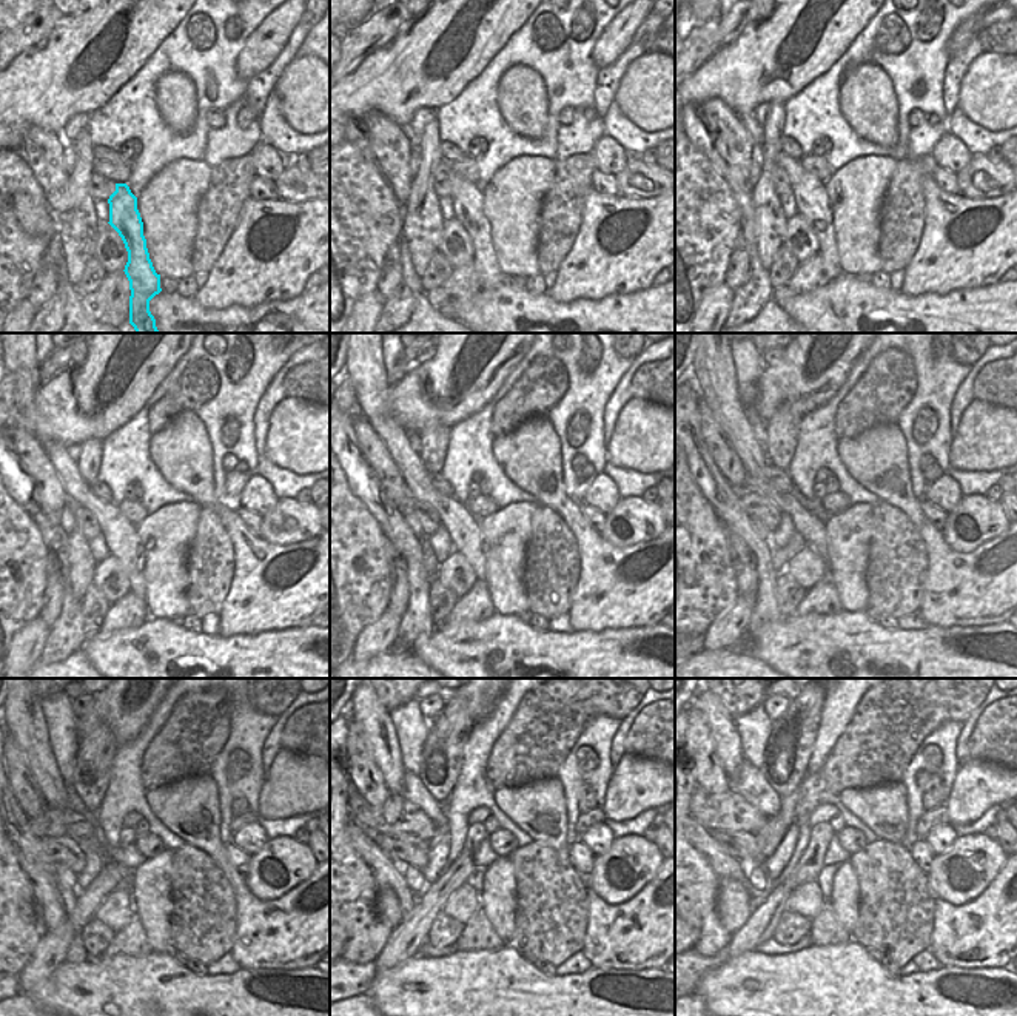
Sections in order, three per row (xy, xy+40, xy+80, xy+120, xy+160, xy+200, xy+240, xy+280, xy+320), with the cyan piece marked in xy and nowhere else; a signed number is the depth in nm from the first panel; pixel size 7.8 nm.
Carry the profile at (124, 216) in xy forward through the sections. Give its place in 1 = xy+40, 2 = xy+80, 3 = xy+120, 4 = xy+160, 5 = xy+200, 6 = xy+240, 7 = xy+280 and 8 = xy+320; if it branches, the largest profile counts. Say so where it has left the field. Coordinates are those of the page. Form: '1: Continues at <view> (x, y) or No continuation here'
1: Continues at xy+40 (466, 196)
2: Continues at xy+80 (811, 196)
3: Continues at xy+120 (119, 532)
4: Continues at xy+160 (365, 369)
5: Continues at xy+200 (717, 386)
6: Continues at xy+240 (22, 709)
7: Continues at xy+280 (365, 709)
8: Continues at xy+320 (723, 730).

